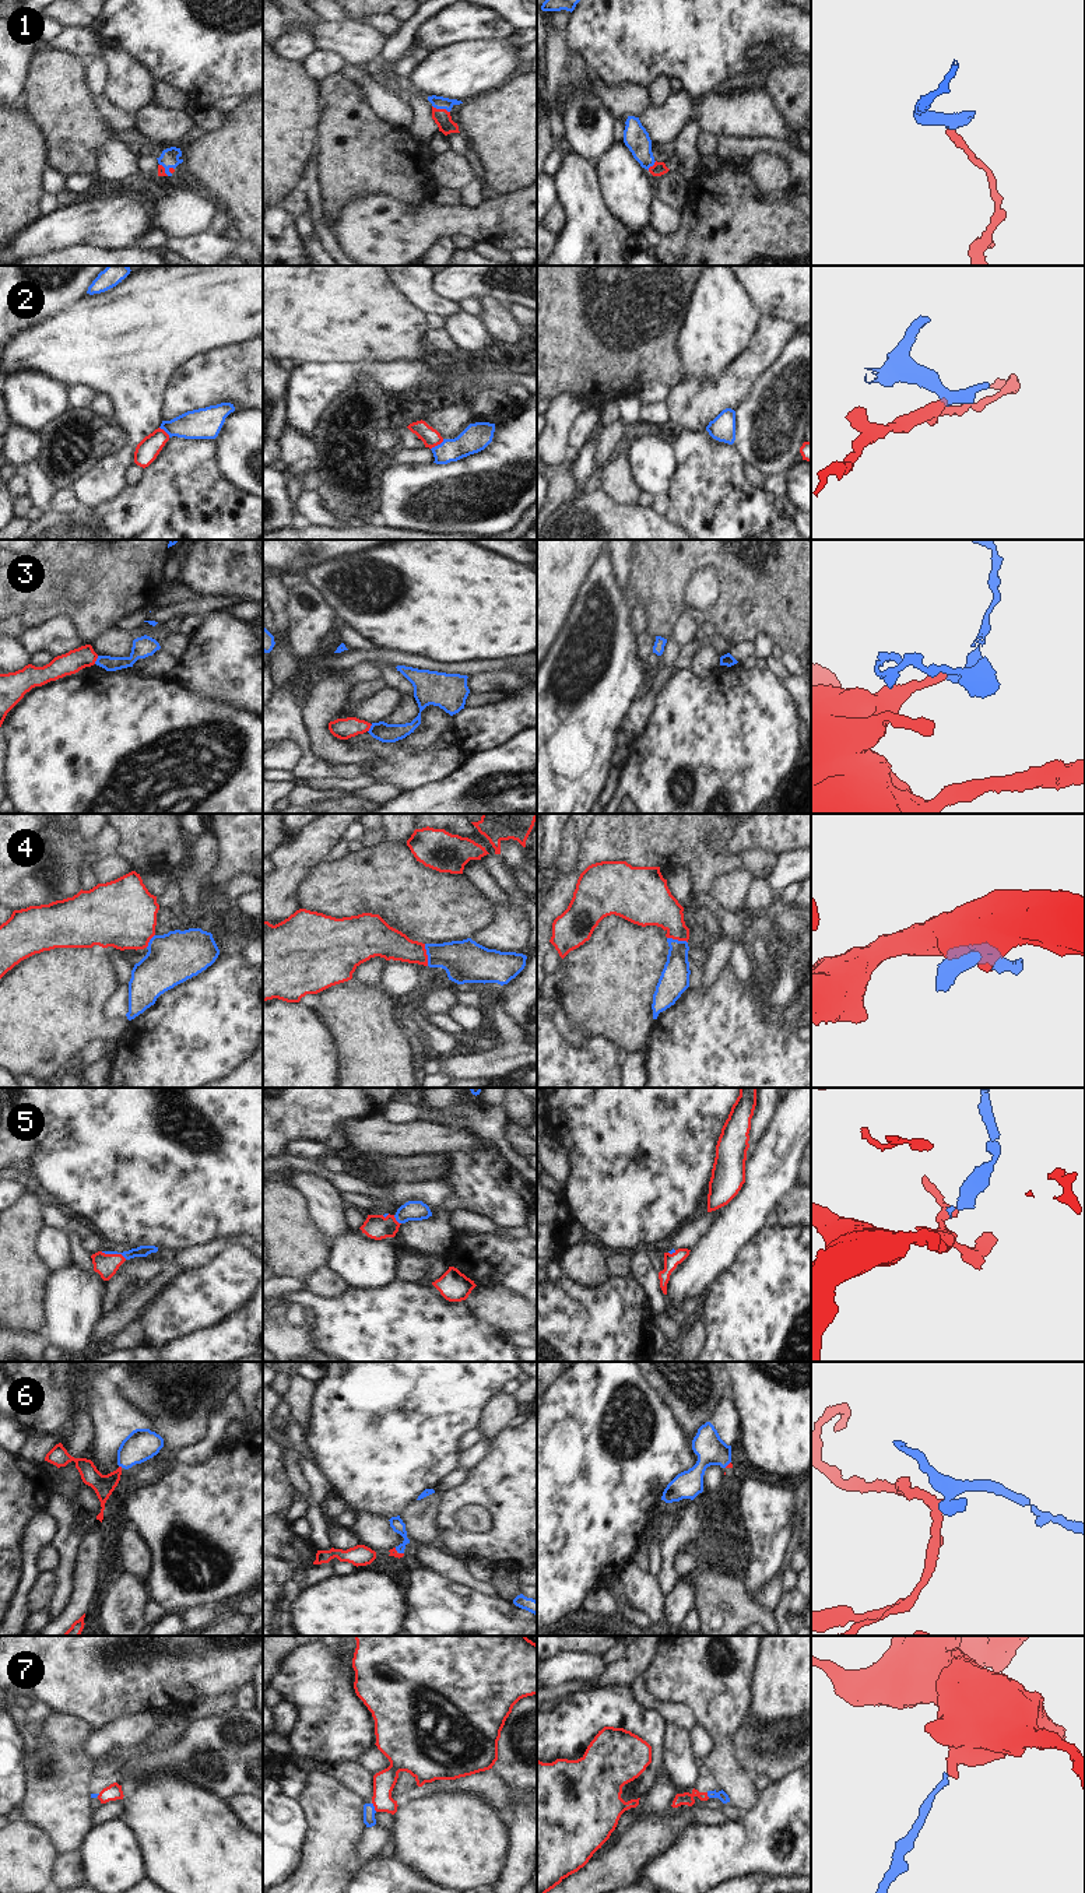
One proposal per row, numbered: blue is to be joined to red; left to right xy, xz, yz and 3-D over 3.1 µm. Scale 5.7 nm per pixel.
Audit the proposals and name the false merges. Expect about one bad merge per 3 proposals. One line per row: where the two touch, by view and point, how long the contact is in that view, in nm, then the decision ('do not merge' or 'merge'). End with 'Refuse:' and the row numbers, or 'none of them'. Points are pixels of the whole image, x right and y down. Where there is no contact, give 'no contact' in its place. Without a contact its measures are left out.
1: xz (441, 109) | 110 nm | merge
2: xz (436, 445) | 100 nm | do not merge
3: xy (95, 660) | 50 nm | do not merge
4: xz (427, 955) | 130 nm | merge
5: xy (113, 1254) | 160 nm | merge
6: xz (399, 1553) | 70 nm | merge
7: xz (374, 1805) | 60 nm | merge
Refuse: 2, 3

